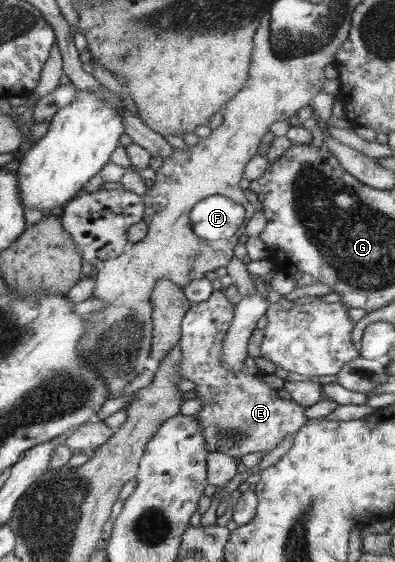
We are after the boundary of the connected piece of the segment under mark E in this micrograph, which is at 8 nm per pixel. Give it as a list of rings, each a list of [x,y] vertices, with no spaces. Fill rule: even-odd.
[[[214,291],[209,299],[202,302],[191,302],[190,308],[187,310],[181,324],[181,338],[177,349],[181,351],[180,359],[180,375],[182,379],[187,379],[191,383],[195,383],[194,389],[199,401],[203,402],[201,411],[196,413],[196,422],[203,434],[206,450],[225,452],[234,458],[241,458],[247,453],[269,453],[275,447],[279,447],[279,443],[294,435],[307,422],[305,415],[306,407],[299,405],[292,399],[282,399],[277,389],[261,380],[262,372],[257,368],[257,363],[253,357],[245,357],[244,366],[238,372],[228,372],[228,369],[222,362],[221,350],[223,350],[223,338],[227,336],[227,329],[231,325],[234,316],[234,303],[231,303],[227,296],[219,291]]]

